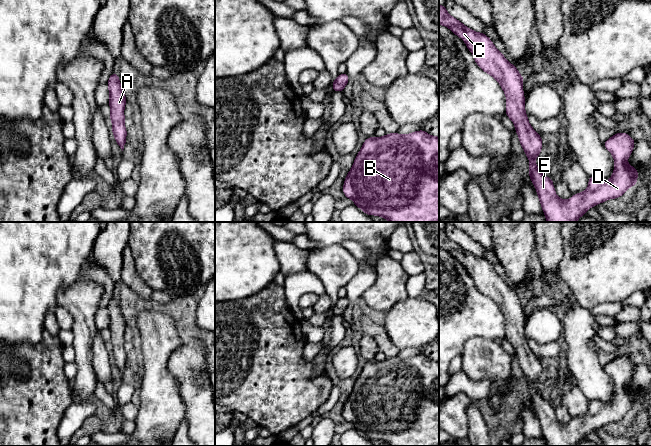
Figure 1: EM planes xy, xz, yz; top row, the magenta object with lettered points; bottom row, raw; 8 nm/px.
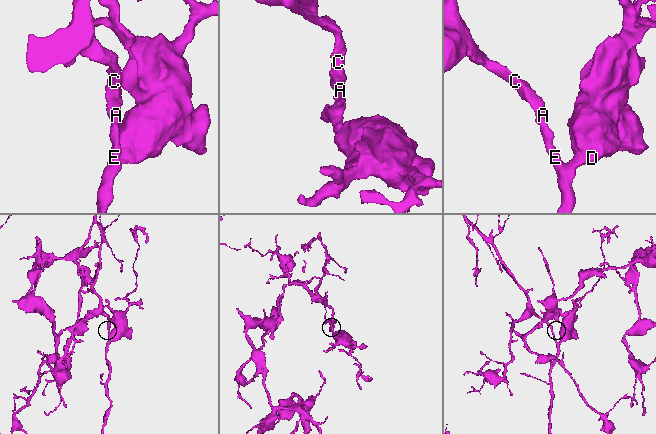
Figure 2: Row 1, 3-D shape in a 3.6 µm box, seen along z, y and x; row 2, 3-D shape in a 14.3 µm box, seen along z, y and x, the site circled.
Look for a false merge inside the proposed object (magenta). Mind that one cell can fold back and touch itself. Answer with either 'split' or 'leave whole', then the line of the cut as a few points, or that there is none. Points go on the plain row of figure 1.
leave whole; cut none

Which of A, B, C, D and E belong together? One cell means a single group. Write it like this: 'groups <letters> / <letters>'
groups A B C D E

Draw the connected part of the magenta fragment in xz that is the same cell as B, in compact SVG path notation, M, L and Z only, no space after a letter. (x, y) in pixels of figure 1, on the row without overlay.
M423 353L406 359L389 357L383 361L366 362L348 396L343 417L369 440L381 440L390 446L439 445L439 361Z

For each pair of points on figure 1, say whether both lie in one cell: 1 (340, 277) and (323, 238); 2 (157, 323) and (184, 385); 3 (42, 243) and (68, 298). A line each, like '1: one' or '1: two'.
1: two
2: two
3: two

